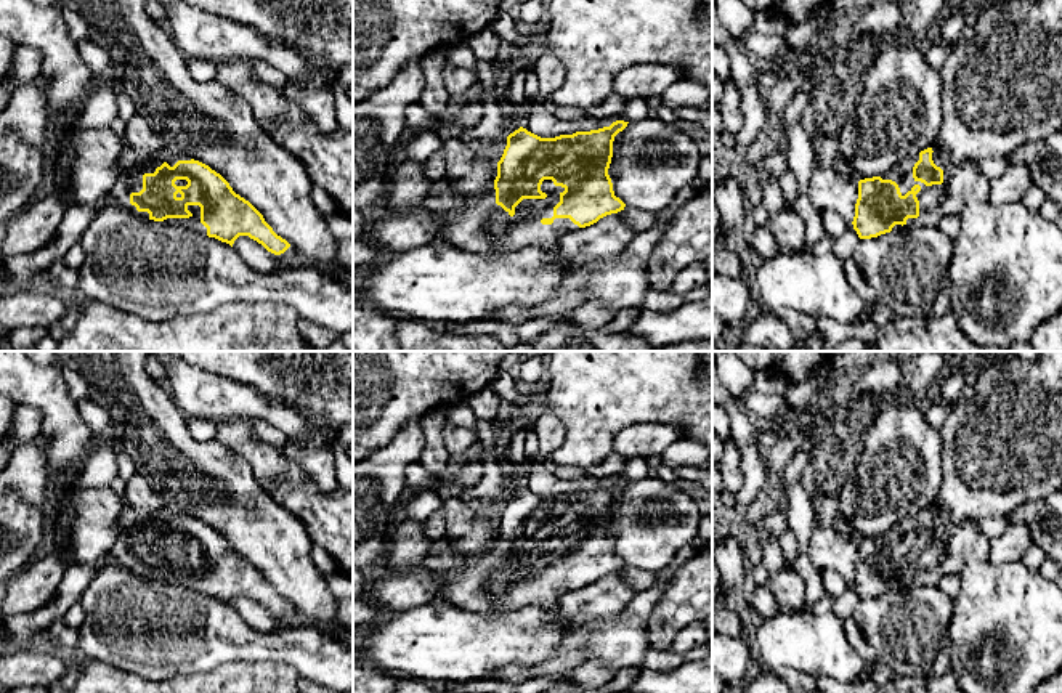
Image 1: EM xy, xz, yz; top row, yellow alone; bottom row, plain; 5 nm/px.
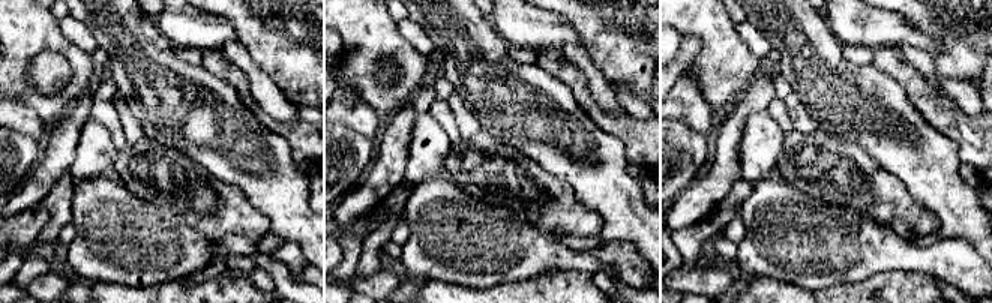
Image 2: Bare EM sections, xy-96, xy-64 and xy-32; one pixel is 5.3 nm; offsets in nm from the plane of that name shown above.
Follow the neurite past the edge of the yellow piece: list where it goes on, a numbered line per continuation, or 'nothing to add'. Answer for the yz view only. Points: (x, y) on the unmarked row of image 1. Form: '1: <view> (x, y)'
1: yz (963, 543)

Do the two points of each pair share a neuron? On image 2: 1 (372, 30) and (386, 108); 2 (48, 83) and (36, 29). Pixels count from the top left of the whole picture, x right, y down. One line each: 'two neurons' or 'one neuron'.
1: one neuron
2: two neurons

